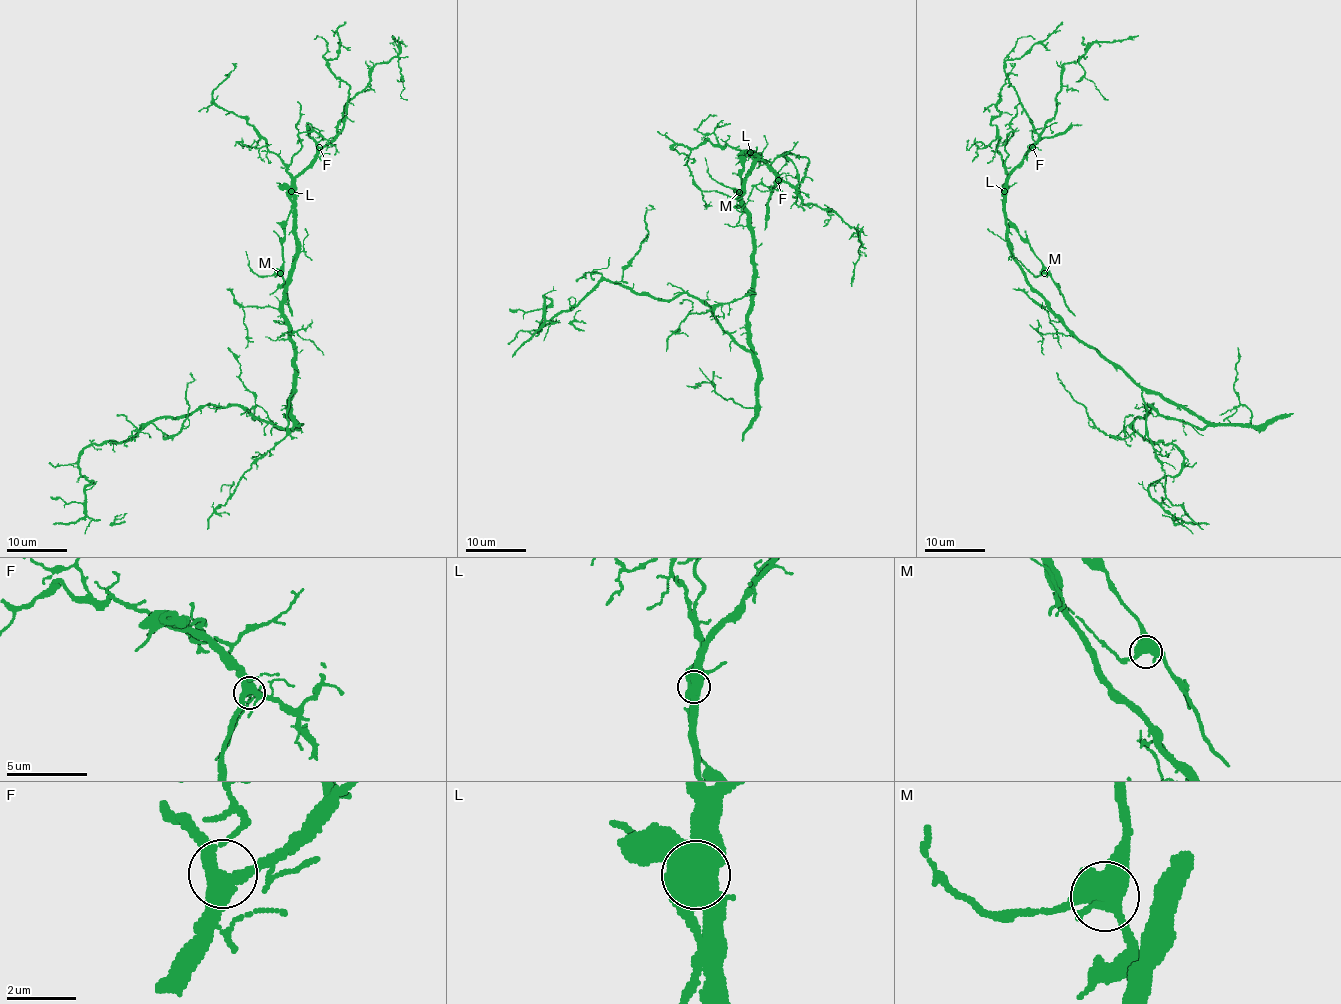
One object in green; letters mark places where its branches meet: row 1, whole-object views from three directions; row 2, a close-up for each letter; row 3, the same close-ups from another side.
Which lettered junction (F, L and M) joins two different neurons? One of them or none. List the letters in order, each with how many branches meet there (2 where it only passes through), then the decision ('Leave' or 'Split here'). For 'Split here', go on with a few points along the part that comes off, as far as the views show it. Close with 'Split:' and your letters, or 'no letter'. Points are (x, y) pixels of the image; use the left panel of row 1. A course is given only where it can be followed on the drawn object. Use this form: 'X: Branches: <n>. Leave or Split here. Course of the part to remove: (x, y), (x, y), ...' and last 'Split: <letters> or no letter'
F: Branches: 5. Leave
L: Branches: 5. Split here. Course of the part to remove: (292, 192), (292, 211), (283, 240), (281, 267), (272, 274), (258, 276), (248, 265), (245, 250)
M: Branches: 4. Leave
Split: L

